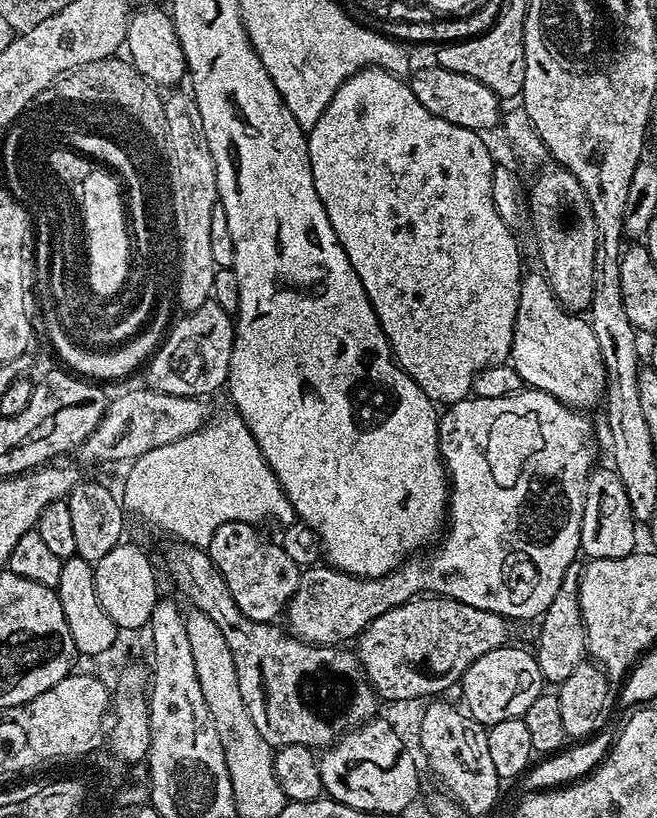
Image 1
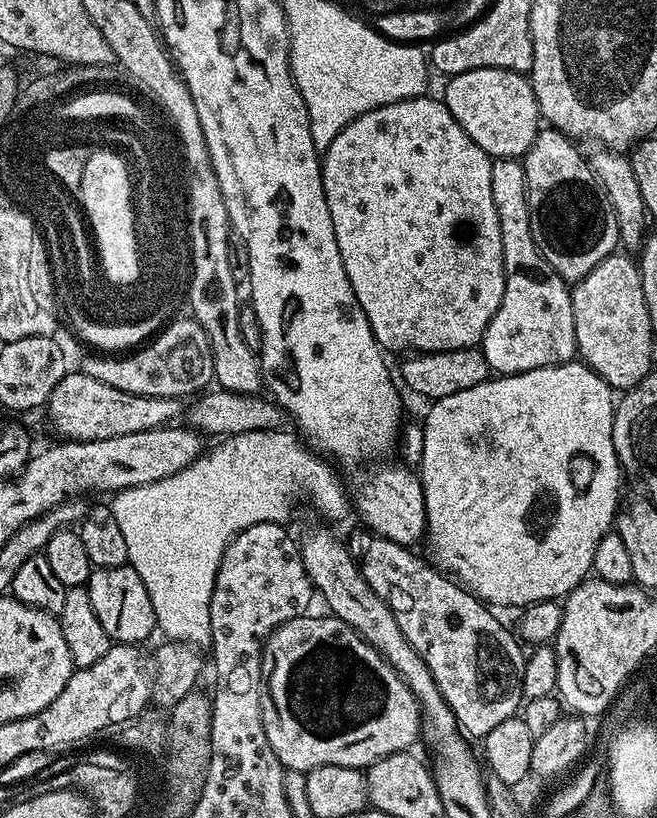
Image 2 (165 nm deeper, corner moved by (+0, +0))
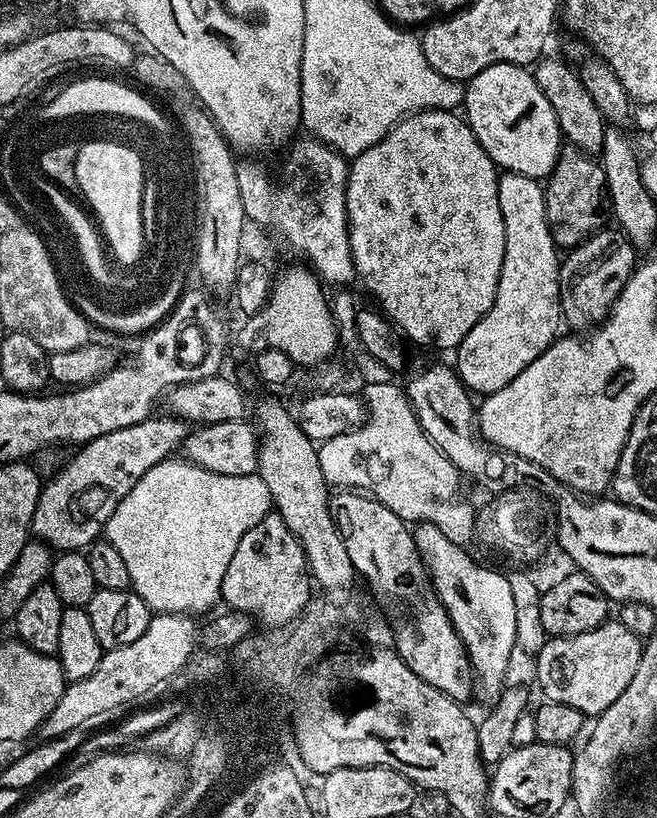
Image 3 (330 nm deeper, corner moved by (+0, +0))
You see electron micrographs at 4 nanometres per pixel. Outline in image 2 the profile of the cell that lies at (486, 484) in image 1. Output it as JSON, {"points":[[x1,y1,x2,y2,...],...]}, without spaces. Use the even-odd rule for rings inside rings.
{"points":[[583,362,547,364,545,368,526,370,513,376,497,375,495,378,482,381,478,386,470,386,470,390,458,390,458,394,446,394,446,398,433,400,427,407,428,413,425,414,424,420,422,419,424,437,418,475,424,495,426,545,428,544,429,550,432,551,431,559,435,567,449,577,455,578,473,596,489,606,509,604,510,607,520,610,543,600,559,601,567,597,568,593,584,583,592,572,594,550,598,550,598,542,603,538,604,533,613,527,622,504,622,499,620,500,622,469,620,460,616,457,612,437,613,389]]}

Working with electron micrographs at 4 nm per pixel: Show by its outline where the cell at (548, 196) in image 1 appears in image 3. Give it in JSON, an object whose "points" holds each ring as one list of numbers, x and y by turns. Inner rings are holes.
{"points":[[575,146,561,147,560,157,544,184,546,222,557,249,571,250,583,240,601,231,600,207,606,204,604,166,599,159,580,151]]}

